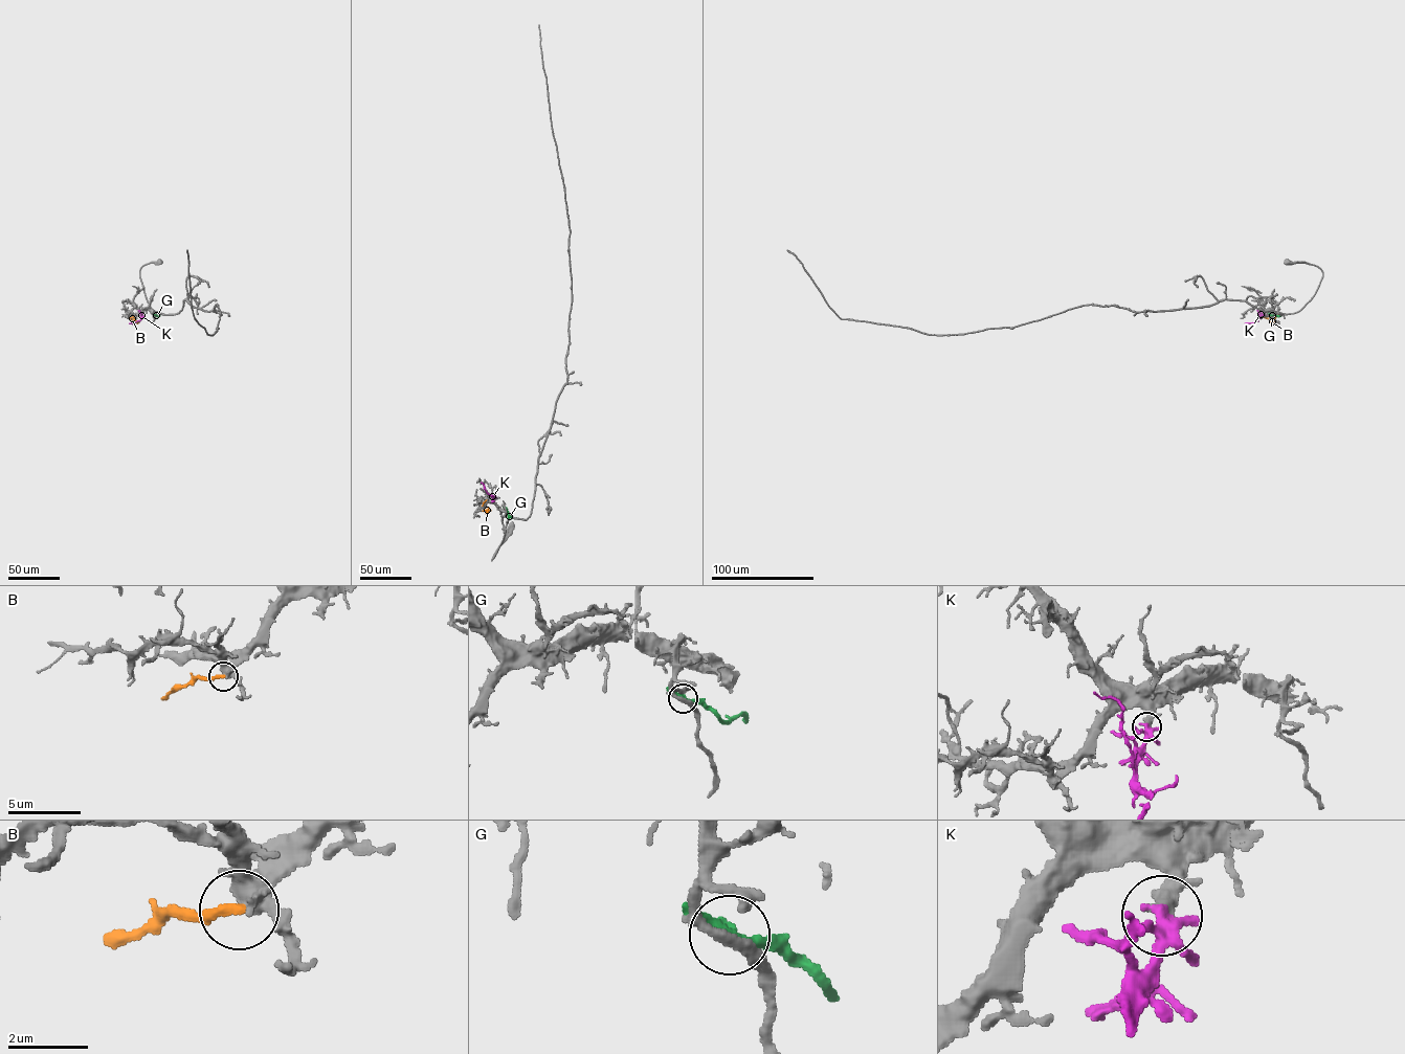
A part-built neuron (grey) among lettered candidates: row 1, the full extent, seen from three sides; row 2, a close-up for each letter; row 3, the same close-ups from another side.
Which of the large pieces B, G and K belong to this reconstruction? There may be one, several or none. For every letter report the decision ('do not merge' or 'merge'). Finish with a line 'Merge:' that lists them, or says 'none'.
B: do not merge
G: do not merge
K: merge
Merge: K

